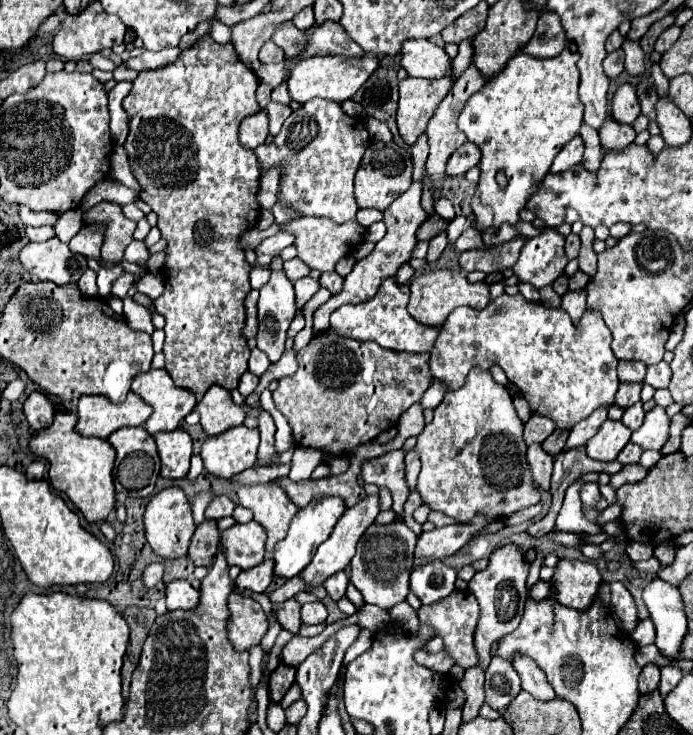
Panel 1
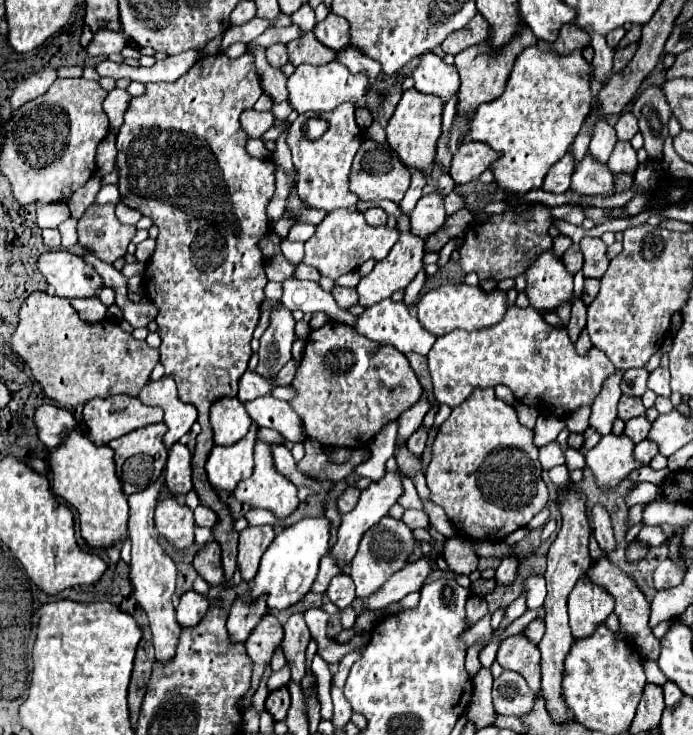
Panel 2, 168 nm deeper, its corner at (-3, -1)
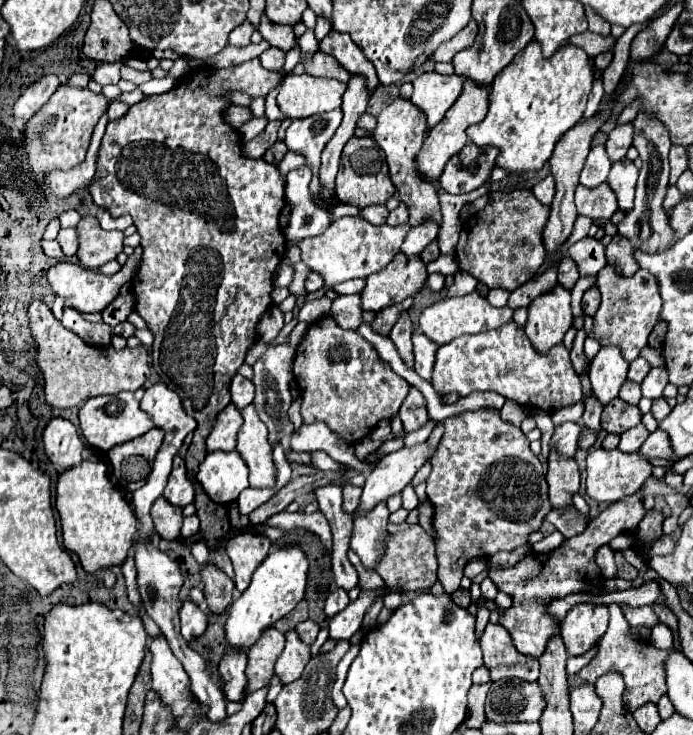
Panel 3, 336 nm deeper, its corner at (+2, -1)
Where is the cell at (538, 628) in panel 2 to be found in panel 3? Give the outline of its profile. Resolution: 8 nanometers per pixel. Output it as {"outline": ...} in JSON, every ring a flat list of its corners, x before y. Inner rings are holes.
{"outline":[[641,495,625,497,617,503,611,503,597,519,591,519,587,529,571,539,565,539,555,551,549,553,535,553,529,549,527,559,519,561,515,567,509,569,495,569,489,567,489,577,497,583,500,591,513,597,512,606,507,609,498,623,501,623,513,637,513,643,519,653,539,657,555,631,555,623,547,617,547,605,555,599,561,599,571,593,585,593,595,587,603,585,601,569,595,563,597,547,609,543,619,533,637,529,639,521,643,519,643,501]]}

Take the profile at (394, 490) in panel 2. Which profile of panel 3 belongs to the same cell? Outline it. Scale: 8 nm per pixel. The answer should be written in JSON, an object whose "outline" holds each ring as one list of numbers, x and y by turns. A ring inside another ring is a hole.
{"outline":[[423,443,419,447,403,447,391,455,385,455,365,479,357,513,369,513,375,505,399,493,413,479,425,459,431,457,431,453,433,451,427,447,427,443]]}

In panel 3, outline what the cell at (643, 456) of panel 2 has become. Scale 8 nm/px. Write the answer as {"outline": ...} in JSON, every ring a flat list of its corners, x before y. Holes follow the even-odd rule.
{"outline":[[661,429,653,431,641,445,639,449,639,455,643,455,647,461,651,459,659,459,659,457,665,457,665,459,677,459,675,453,671,453,671,447,667,443,667,433,663,433]]}

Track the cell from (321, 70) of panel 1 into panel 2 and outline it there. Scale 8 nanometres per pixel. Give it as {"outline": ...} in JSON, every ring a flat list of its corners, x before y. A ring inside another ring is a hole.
{"outline":[[332,61,328,65,300,65,288,77,288,101,290,101,292,109,296,109,298,113,306,113,306,111,322,113,322,111,332,111,346,101,360,105,366,95,366,87,368,87,366,73,352,75,338,61]]}

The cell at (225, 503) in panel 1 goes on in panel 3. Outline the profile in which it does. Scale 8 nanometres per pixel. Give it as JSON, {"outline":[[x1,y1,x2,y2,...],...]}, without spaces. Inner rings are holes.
{"outline":[[189,515,189,517,183,519,181,535,183,535,185,539,189,539,189,537,197,537,197,535,199,535,199,517,197,517,197,515]]}

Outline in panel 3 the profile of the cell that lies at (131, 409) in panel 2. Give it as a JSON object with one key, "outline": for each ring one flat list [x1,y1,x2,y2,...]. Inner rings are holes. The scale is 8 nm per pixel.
{"outline":[[119,393,119,395,105,395,105,397,93,397,79,409,79,421,83,437,89,445,109,451,111,447,125,443,129,439,135,439,149,429,153,429,151,417,139,409,139,401,133,397,133,393]]}

